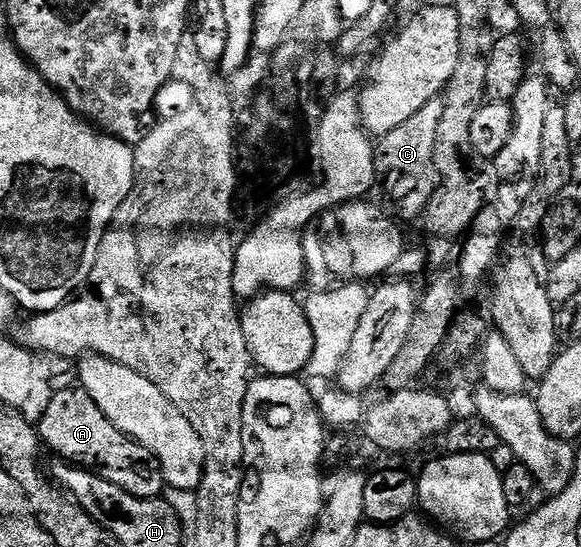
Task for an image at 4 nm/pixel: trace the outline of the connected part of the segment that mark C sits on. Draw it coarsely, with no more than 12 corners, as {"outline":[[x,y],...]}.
{"outline":[[442,98],[381,135],[374,172],[406,218],[438,180]]}

